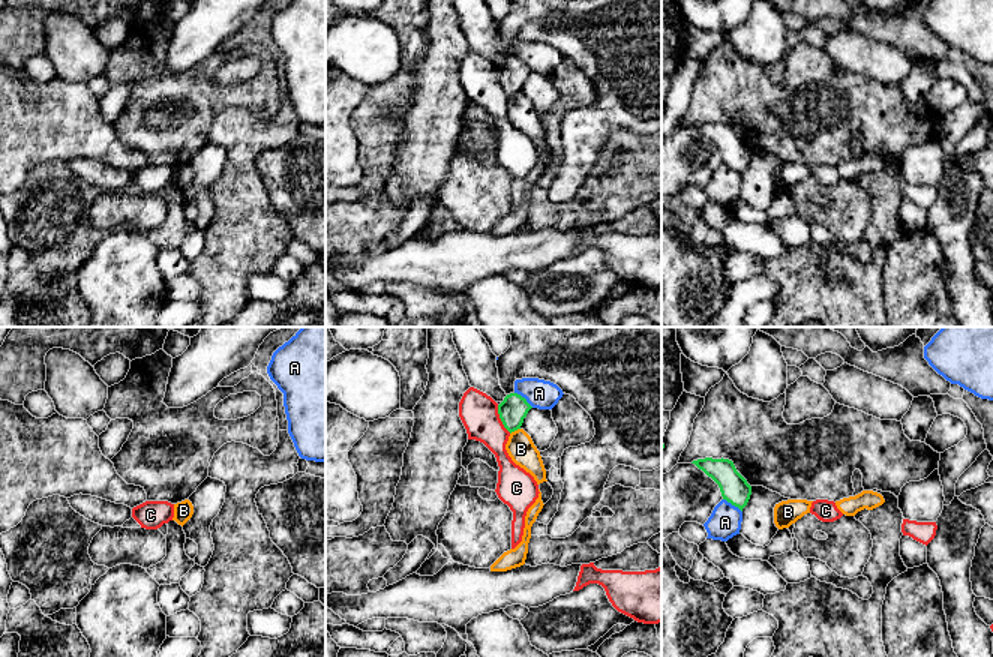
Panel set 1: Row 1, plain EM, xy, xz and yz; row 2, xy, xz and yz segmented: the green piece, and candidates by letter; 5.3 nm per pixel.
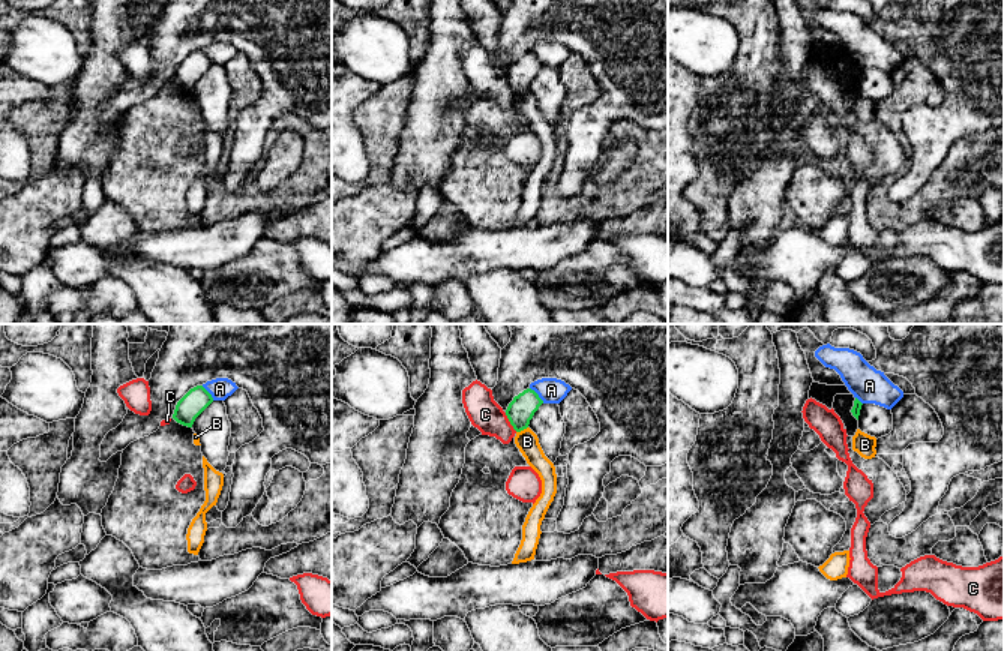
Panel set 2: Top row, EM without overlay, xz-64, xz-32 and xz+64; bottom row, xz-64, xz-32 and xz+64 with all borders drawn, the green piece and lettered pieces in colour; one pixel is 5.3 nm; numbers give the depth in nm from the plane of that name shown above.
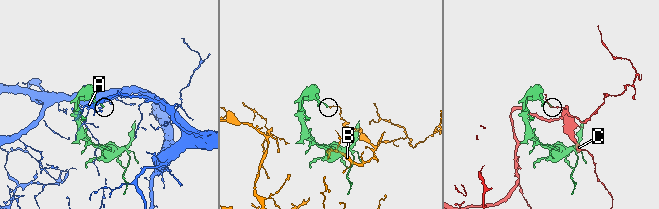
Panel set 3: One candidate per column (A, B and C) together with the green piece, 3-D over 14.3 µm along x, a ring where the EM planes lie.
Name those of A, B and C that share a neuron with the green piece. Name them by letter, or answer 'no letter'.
no letter

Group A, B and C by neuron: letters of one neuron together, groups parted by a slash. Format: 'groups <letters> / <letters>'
groups A / B / C

